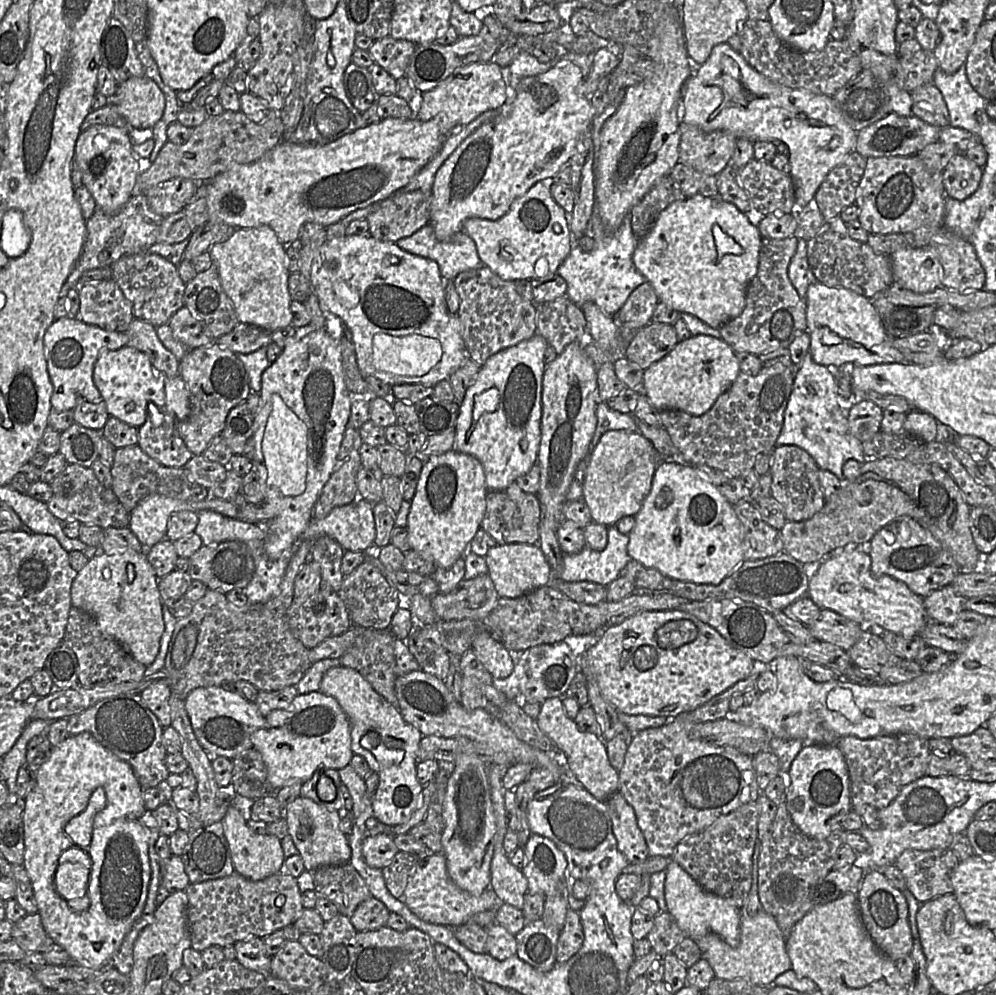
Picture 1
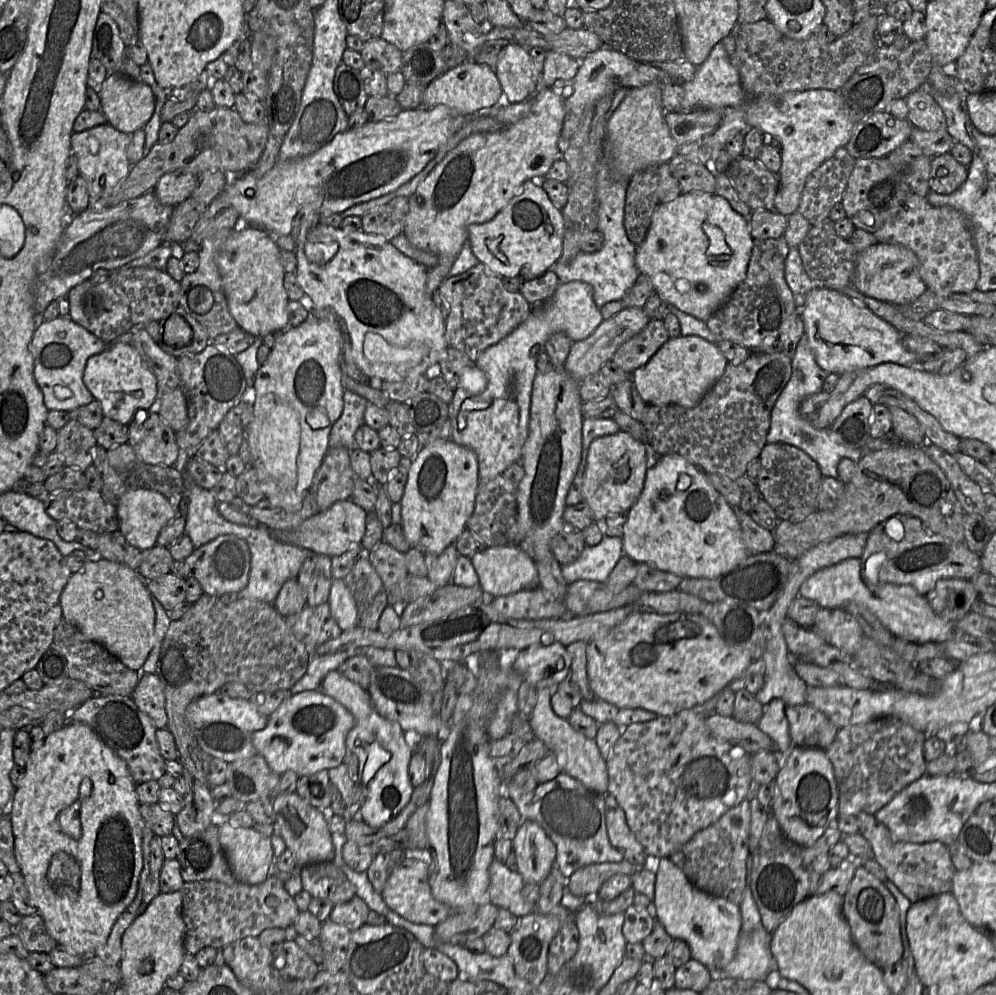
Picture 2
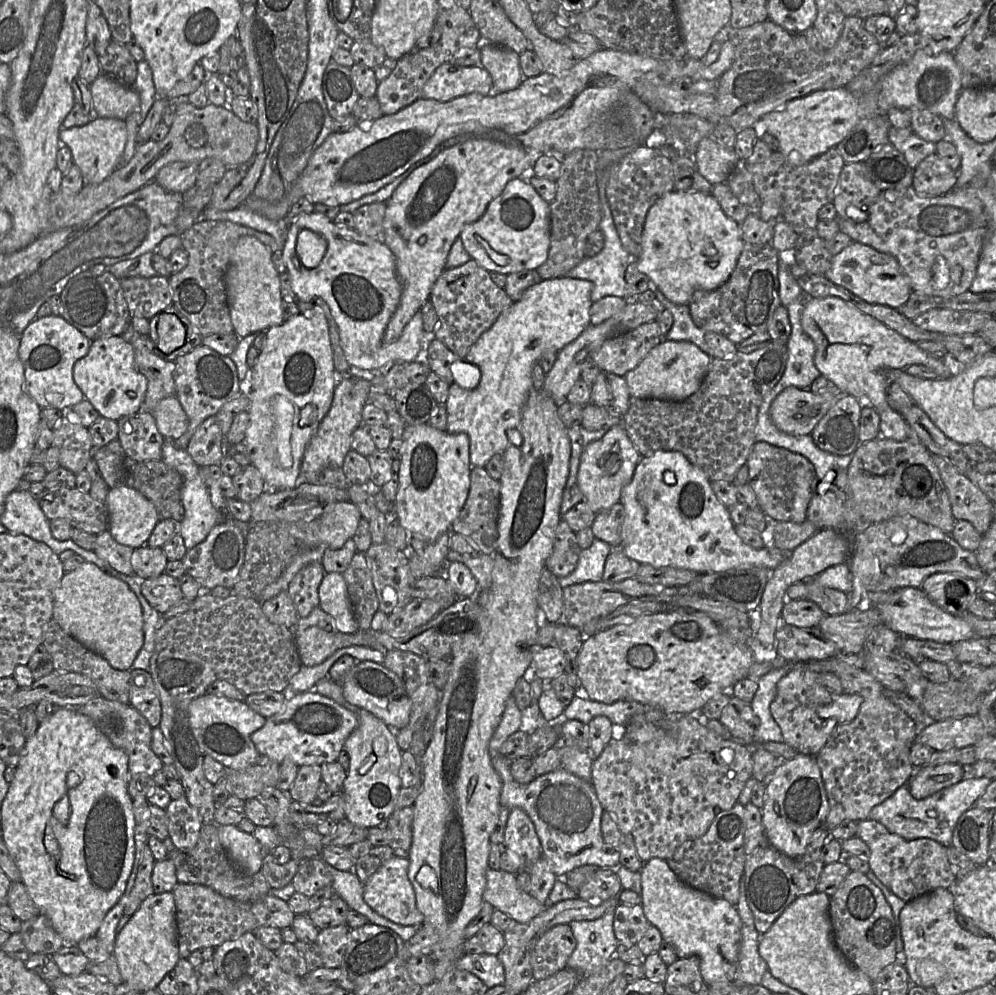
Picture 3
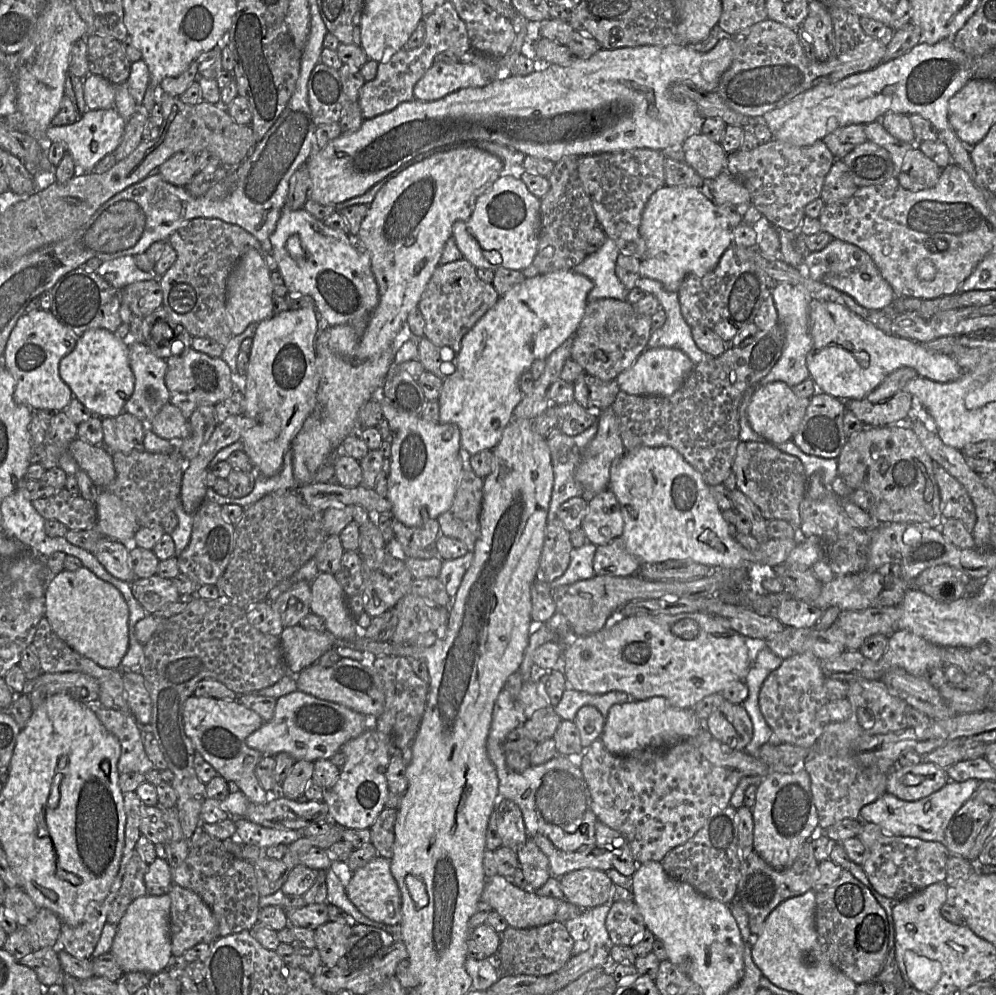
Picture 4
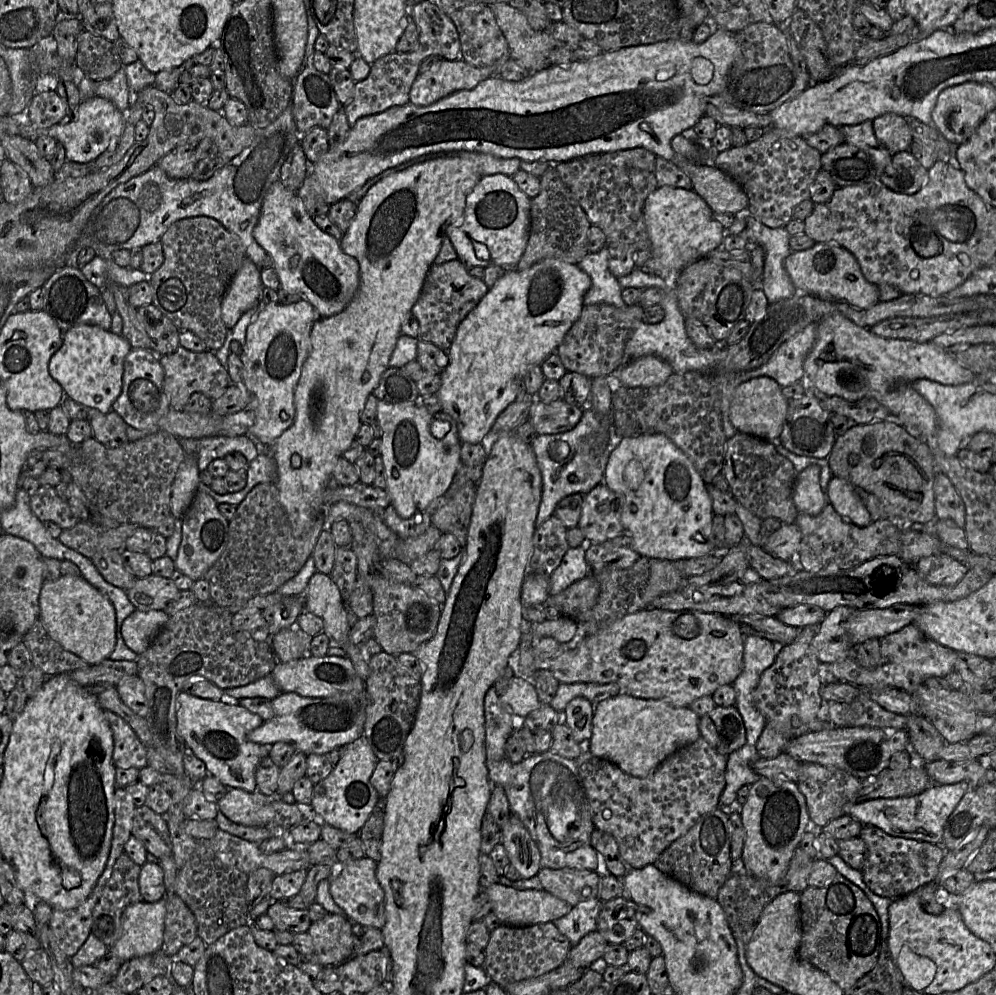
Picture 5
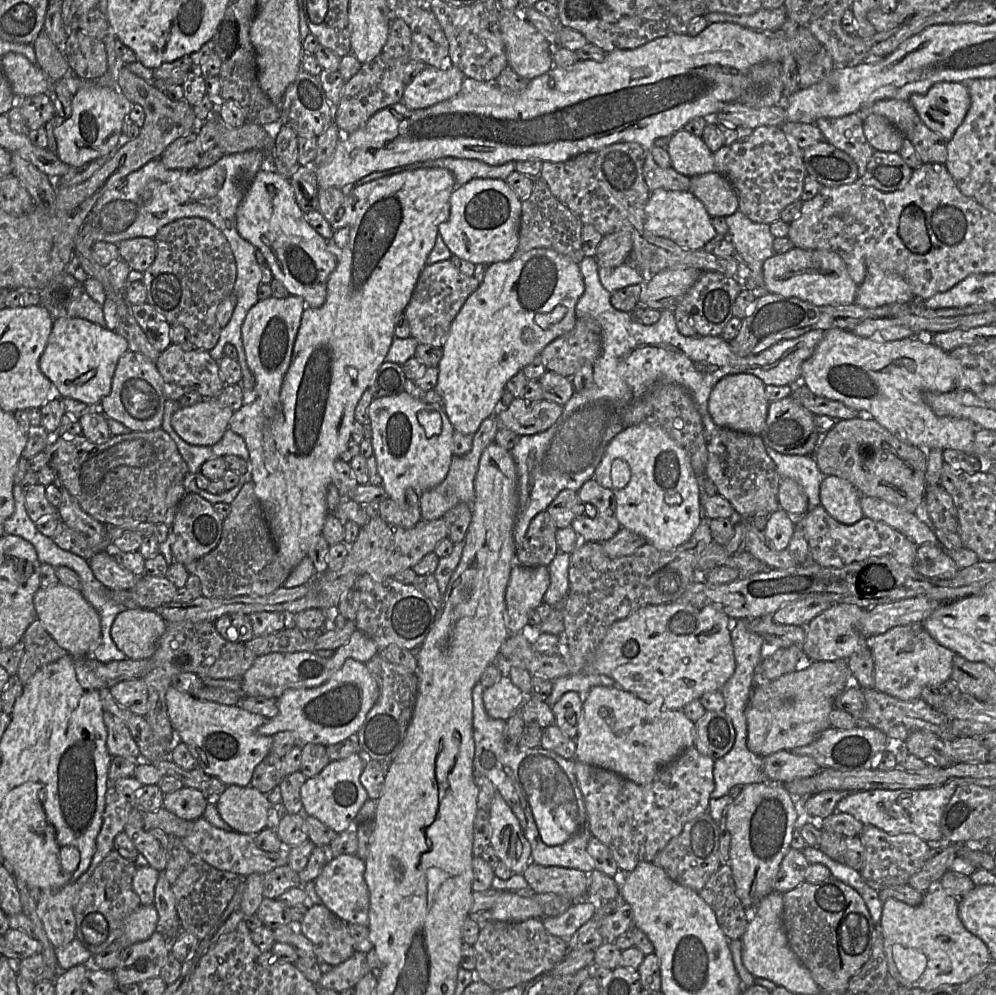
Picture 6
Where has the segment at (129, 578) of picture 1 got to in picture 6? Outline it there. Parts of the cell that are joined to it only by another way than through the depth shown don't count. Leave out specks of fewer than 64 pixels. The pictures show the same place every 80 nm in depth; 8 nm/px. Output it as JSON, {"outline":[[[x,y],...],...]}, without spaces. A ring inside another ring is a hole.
{"outline":[[[60,583],[40,588],[34,596],[34,608],[37,619],[59,647],[77,659],[92,657],[101,640],[100,616],[80,590]]]}

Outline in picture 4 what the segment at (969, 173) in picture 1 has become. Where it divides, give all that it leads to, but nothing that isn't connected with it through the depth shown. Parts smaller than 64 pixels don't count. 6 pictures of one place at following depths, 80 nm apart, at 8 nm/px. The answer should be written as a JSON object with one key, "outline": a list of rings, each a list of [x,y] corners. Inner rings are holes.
{"outline":[[[914,148],[905,154],[896,180],[904,189],[919,192],[934,187],[941,172],[934,161]]]}

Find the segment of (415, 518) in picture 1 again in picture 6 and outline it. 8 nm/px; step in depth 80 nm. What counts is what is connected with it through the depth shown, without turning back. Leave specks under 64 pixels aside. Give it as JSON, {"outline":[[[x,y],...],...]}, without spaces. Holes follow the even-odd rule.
{"outline":[[[408,393],[374,398],[368,413],[381,486],[400,508],[407,508],[407,489],[423,493],[446,478],[454,455],[455,429],[443,409],[435,409]]]}

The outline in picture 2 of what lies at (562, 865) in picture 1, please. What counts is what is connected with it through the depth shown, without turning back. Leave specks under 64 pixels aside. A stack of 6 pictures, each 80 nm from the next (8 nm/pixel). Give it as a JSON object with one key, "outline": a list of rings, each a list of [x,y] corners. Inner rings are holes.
{"outline":[[[523,820],[519,826],[512,852],[524,883],[537,885],[548,876],[556,858],[555,844],[536,822],[530,820]]]}

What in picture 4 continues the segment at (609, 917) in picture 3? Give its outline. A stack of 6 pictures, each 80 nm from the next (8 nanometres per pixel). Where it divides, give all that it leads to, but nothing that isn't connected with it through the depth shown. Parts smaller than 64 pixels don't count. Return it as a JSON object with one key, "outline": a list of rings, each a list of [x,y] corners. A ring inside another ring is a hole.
{"outline":[[[609,904],[585,909],[577,917],[564,922],[574,941],[572,955],[578,955],[597,946],[612,945],[605,927],[609,909]]]}

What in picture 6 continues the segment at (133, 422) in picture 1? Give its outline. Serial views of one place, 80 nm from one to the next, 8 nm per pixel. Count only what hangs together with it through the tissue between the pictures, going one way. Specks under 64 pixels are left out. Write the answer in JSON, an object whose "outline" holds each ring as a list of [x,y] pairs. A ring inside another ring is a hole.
{"outline":[[[62,317],[53,321],[39,368],[54,384],[61,398],[94,406],[110,393],[117,363],[128,350],[127,340],[117,332],[86,319]]]}

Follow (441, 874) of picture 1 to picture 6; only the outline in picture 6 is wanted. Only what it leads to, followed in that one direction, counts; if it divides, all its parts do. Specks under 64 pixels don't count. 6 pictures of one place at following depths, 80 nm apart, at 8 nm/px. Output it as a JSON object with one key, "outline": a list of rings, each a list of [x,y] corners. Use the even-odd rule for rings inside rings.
{"outline":[[[356,855],[330,858],[313,882],[313,891],[321,904],[347,924],[368,927],[370,923],[370,894],[364,878],[365,862]]]}

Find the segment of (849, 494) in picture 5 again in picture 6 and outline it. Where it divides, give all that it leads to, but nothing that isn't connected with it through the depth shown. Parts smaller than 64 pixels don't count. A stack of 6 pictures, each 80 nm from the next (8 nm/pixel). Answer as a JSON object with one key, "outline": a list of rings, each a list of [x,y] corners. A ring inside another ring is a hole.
{"outline":[[[825,476],[820,484],[821,506],[835,520],[851,525],[864,517],[861,493],[846,479]]]}

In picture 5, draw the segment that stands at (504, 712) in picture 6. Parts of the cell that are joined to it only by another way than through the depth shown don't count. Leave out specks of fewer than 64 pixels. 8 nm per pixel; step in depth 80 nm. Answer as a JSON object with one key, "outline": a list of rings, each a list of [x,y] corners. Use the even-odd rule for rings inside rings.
{"outline":[[[515,676],[501,694],[500,700],[503,706],[518,718],[525,718],[542,704],[534,685],[528,680]]]}

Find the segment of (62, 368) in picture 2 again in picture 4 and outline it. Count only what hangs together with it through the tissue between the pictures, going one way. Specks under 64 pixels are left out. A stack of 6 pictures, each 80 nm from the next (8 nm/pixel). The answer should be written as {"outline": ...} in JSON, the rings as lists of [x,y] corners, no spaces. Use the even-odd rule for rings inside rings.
{"outline":[[[31,310],[22,315],[11,331],[3,353],[4,365],[15,379],[13,399],[31,410],[64,411],[74,398],[59,375],[61,360],[76,346],[79,337],[61,325],[45,310]]]}

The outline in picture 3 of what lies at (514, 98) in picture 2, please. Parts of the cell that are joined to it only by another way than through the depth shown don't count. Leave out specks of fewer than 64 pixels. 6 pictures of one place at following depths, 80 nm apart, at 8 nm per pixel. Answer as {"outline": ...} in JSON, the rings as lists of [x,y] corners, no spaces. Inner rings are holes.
{"outline":[[[483,43],[478,48],[480,65],[491,75],[495,95],[514,90],[521,84],[525,77],[521,72],[518,53],[490,43]]]}

